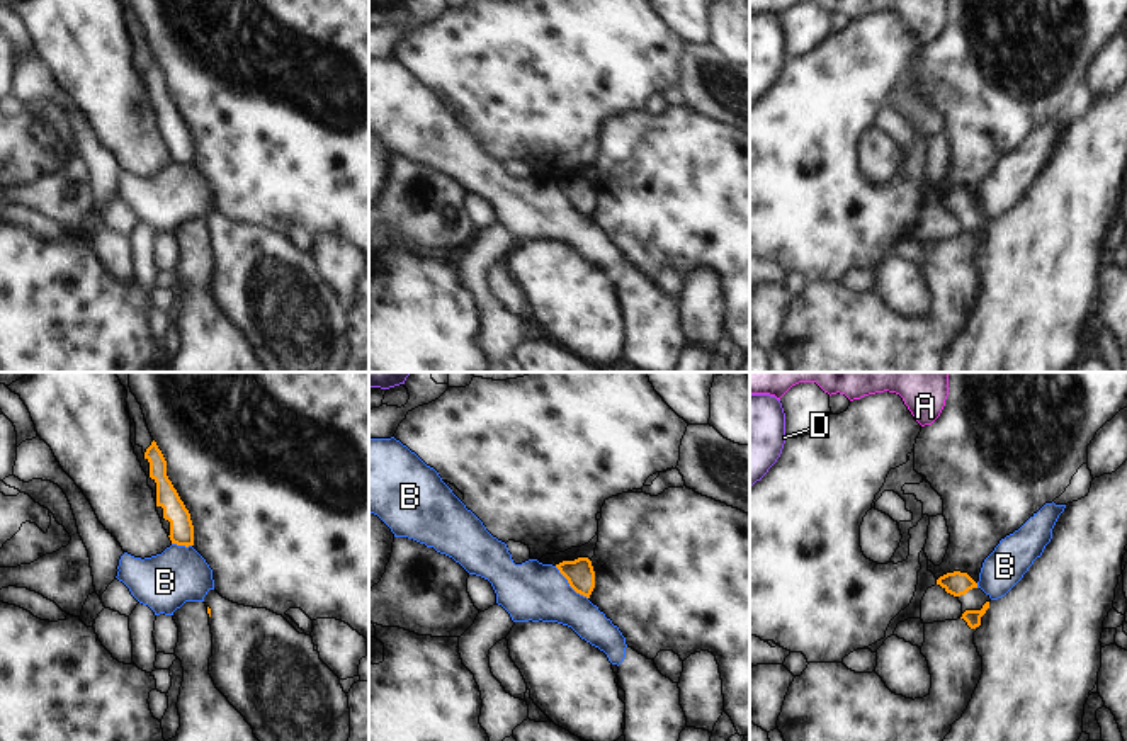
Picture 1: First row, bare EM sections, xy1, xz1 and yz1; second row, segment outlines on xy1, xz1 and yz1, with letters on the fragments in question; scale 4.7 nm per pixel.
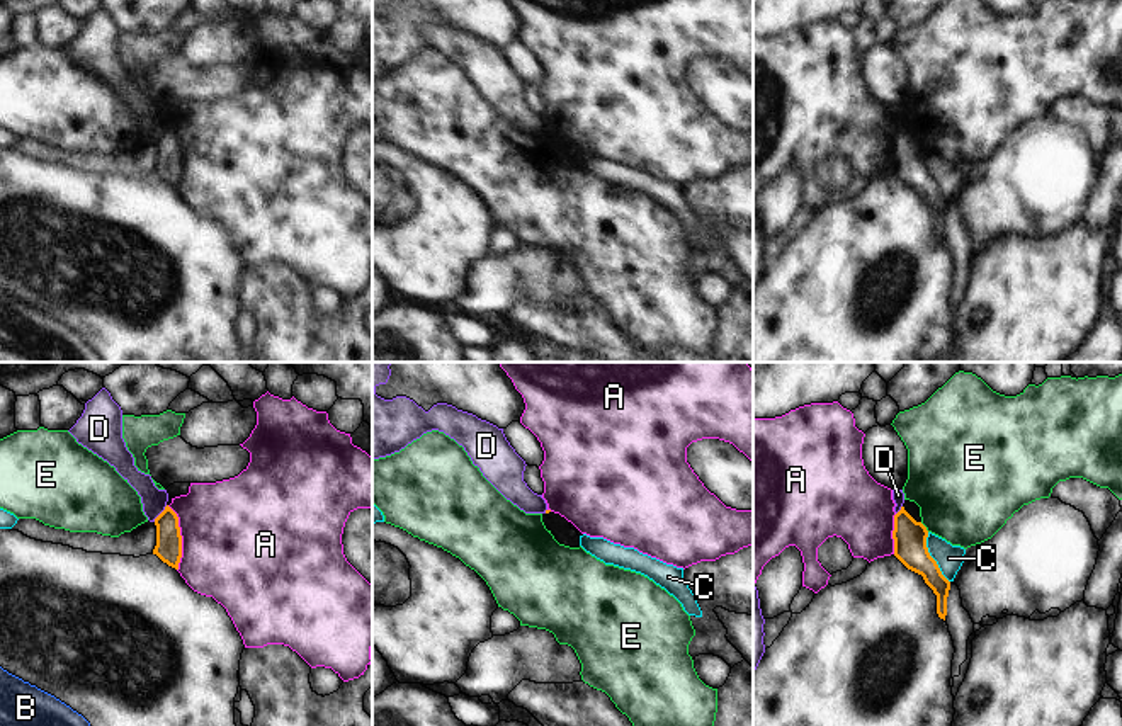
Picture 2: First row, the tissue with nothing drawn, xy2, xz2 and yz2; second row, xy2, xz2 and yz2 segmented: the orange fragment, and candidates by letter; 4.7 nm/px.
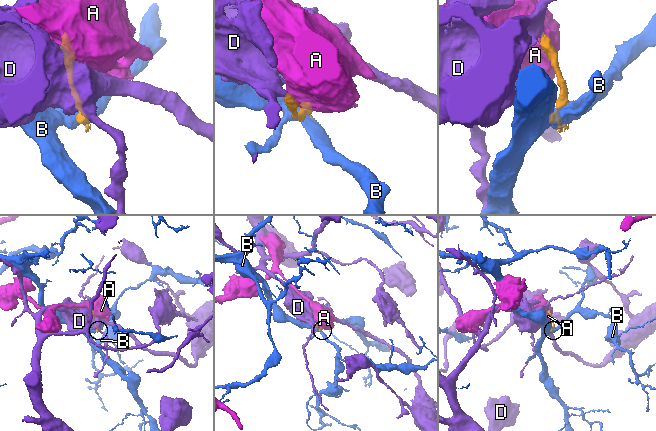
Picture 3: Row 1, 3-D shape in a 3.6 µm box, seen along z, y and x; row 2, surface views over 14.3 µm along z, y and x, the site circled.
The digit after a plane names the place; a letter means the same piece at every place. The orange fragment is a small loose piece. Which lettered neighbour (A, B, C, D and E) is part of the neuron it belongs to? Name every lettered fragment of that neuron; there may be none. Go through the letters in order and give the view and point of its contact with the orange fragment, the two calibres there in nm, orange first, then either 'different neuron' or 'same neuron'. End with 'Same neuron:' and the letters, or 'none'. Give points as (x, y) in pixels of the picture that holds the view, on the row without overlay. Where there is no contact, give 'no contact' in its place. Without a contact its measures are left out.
A: xy2 (181, 157) | 130/500 nm | different neuron
B: xz1 (570, 204) | 140/280 nm | different neuron
C: yz2 (932, 177) | 160/130 nm | different neuron
D: xy2 (160, 133) | 130/120 nm | different neuron
E: yz2 (925, 147) | 160/460 nm | different neuron
Same neuron: none

